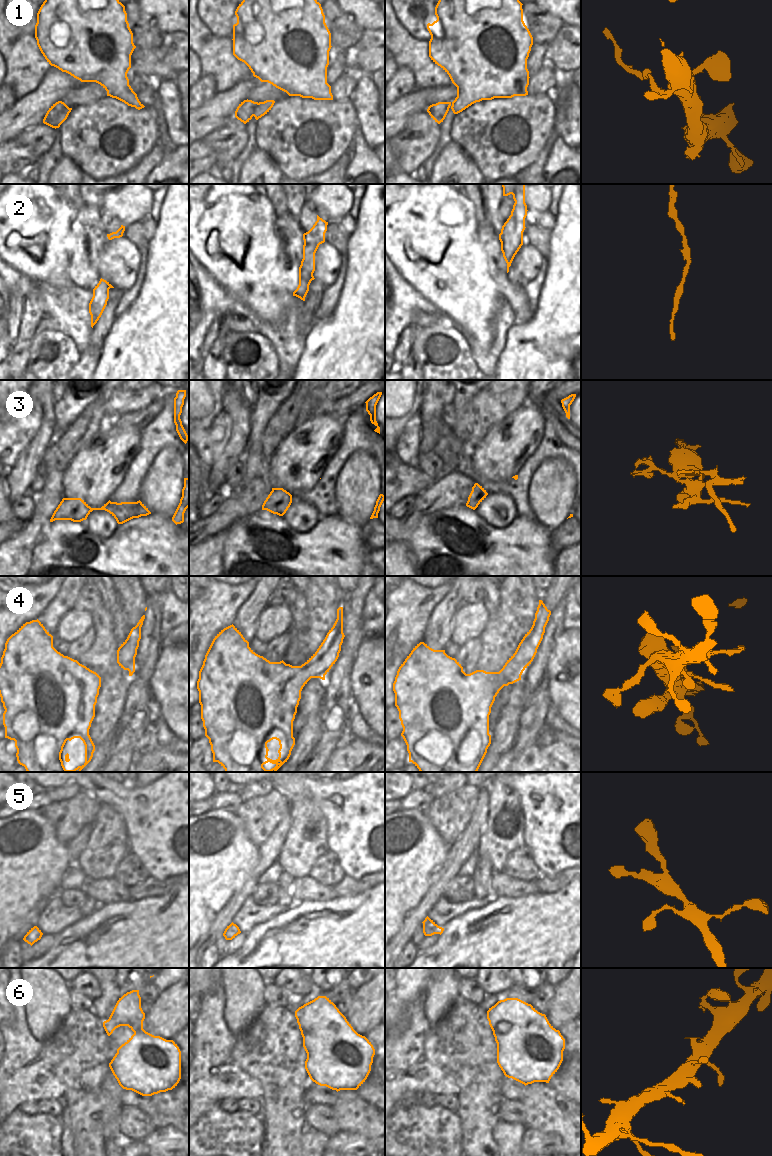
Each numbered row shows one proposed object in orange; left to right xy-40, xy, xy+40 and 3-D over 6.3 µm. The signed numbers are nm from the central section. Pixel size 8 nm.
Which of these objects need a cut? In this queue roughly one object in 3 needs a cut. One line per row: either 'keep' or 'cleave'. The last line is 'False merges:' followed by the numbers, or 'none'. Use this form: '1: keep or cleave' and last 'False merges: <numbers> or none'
1: cleave
2: keep
3: keep
4: cleave
5: keep
6: keep
False merges: 1, 4

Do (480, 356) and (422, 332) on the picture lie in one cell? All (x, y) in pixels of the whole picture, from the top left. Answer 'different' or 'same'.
different

